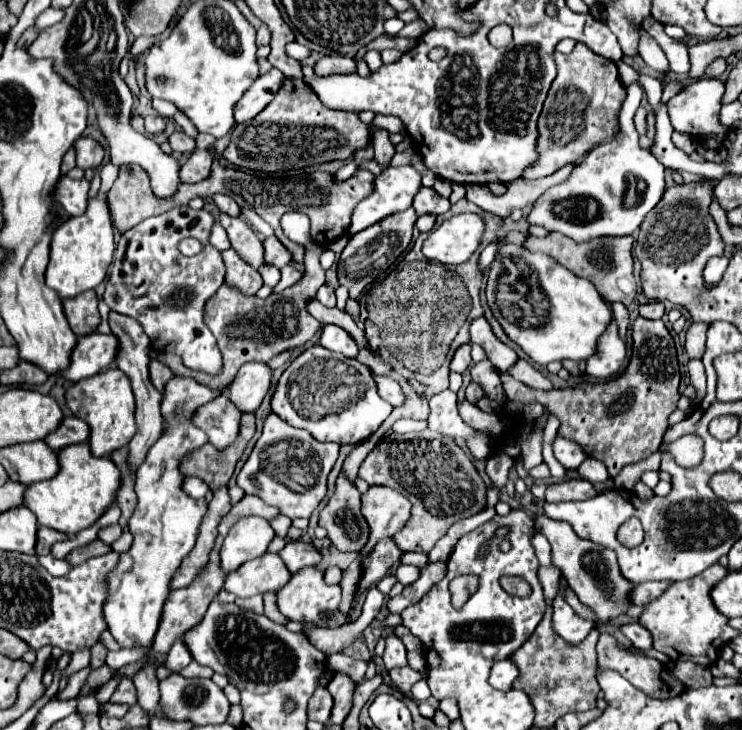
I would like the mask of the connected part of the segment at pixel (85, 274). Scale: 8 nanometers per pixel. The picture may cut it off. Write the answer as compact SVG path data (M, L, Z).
M108 162L104 164L102 188L96 200L88 200L88 210L82 216L70 218L66 224L56 228L50 242L50 262L46 268L46 284L60 294L60 298L76 298L78 294L96 288L106 276L108 266L112 262L112 254L116 250L114 230L110 222L110 212L106 206L106 192L112 188L114 180L118 178L120 166Z

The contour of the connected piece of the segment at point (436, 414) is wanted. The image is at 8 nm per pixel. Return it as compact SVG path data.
M444 390L442 394L436 394L436 398L430 400L430 430L438 430L442 434L457 438L472 438L476 432L470 430L458 414L457 394Z

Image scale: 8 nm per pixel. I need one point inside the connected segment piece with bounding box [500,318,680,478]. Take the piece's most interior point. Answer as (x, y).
(623, 421)

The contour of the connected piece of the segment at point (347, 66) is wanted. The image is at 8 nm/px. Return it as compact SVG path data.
M332 54L332 56L320 58L314 66L314 72L316 74L352 74L356 72L356 62L348 56Z

